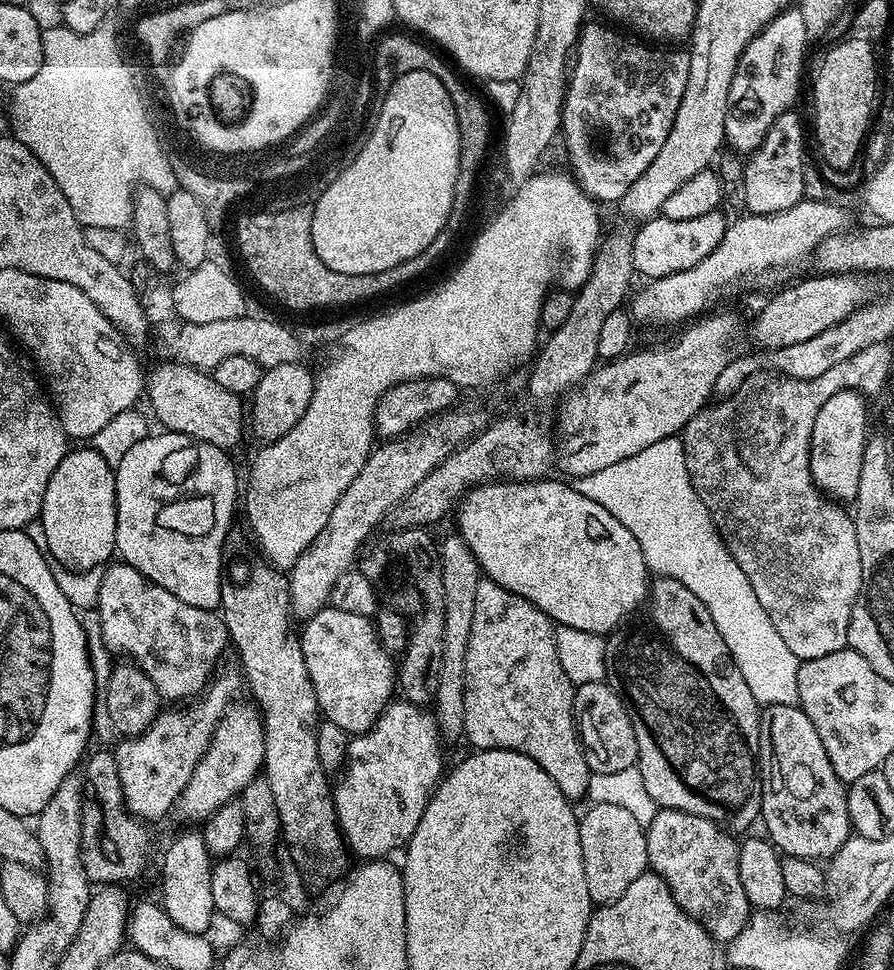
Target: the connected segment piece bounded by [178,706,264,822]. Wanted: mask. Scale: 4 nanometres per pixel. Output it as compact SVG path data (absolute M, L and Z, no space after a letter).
M233 706L216 724L210 746L198 762L190 782L182 790L178 801L178 812L188 820L203 822L218 809L233 803L251 780L261 775L264 766L264 721L255 706L239 708Z

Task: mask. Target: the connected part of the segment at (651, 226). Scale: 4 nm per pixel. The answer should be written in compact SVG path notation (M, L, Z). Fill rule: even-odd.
M720 210L702 214L702 218L686 218L686 222L674 222L663 214L643 221L636 228L634 238L636 272L648 280L657 280L682 270L690 270L690 266L698 266L698 262L702 262L702 258L706 258L706 254L710 254L718 242L722 242L725 227L726 216Z

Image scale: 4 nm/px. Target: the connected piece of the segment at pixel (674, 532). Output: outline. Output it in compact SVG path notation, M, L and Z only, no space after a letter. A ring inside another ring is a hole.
M679 435L662 438L662 442L654 442L638 454L606 466L606 470L575 477L574 486L578 494L586 494L590 502L610 510L638 538L649 573L682 582L710 610L726 650L730 650L742 678L746 678L746 686L750 686L750 694L761 706L799 705L798 670L802 661L790 654L790 646L774 630L774 622L762 610L762 602L758 602L758 594L754 594L742 566L728 553L706 502L692 485Z

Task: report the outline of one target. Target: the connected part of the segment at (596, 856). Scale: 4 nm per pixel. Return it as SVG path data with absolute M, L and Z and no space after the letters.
M593 803L588 813L579 817L582 862L586 866L586 886L593 905L609 904L622 898L630 882L649 871L646 828L620 806Z

